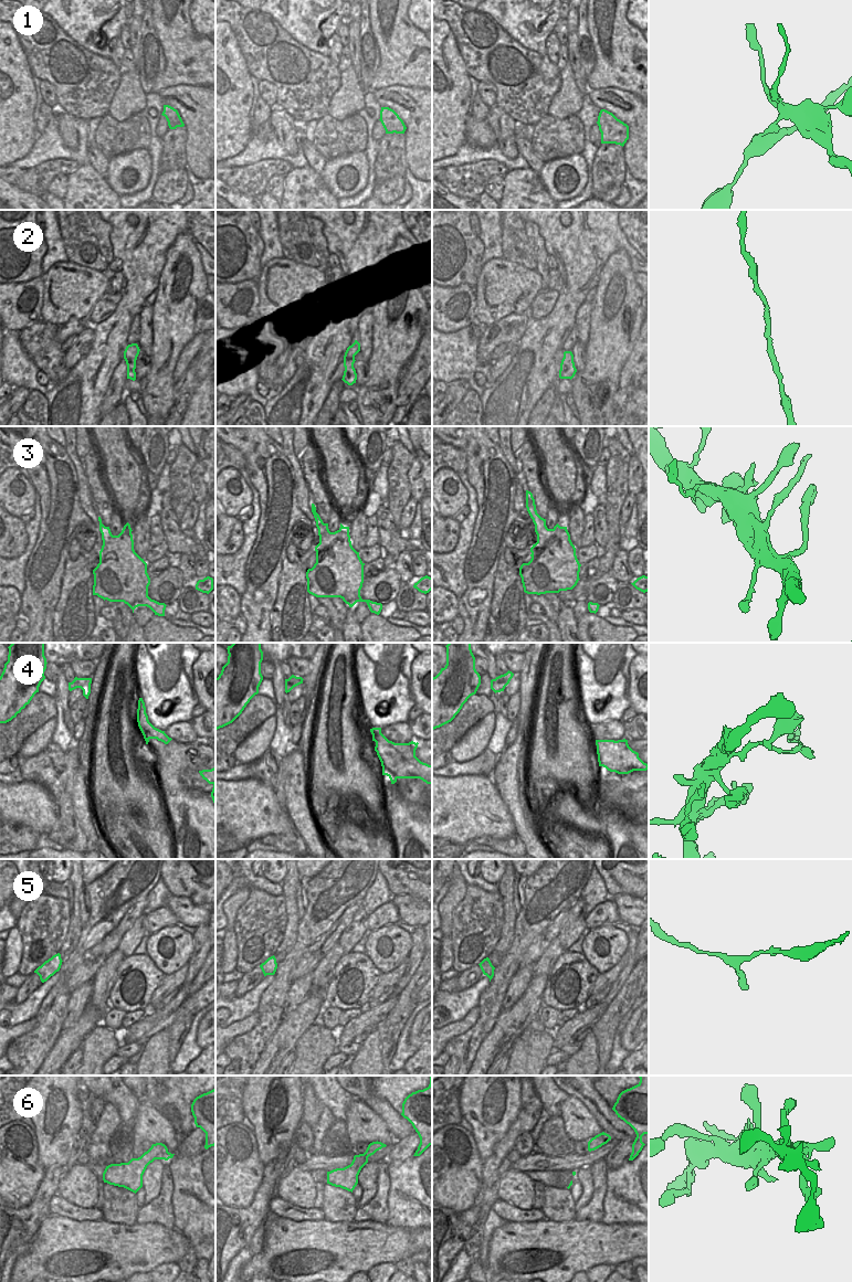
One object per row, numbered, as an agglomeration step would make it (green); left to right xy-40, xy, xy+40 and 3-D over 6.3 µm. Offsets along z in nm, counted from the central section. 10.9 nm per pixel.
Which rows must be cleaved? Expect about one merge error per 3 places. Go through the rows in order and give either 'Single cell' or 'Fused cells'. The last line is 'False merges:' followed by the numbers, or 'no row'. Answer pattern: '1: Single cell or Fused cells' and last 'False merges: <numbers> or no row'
1: Fused cells
2: Single cell
3: Single cell
4: Fused cells
5: Single cell
6: Single cell
False merges: 1, 4.

